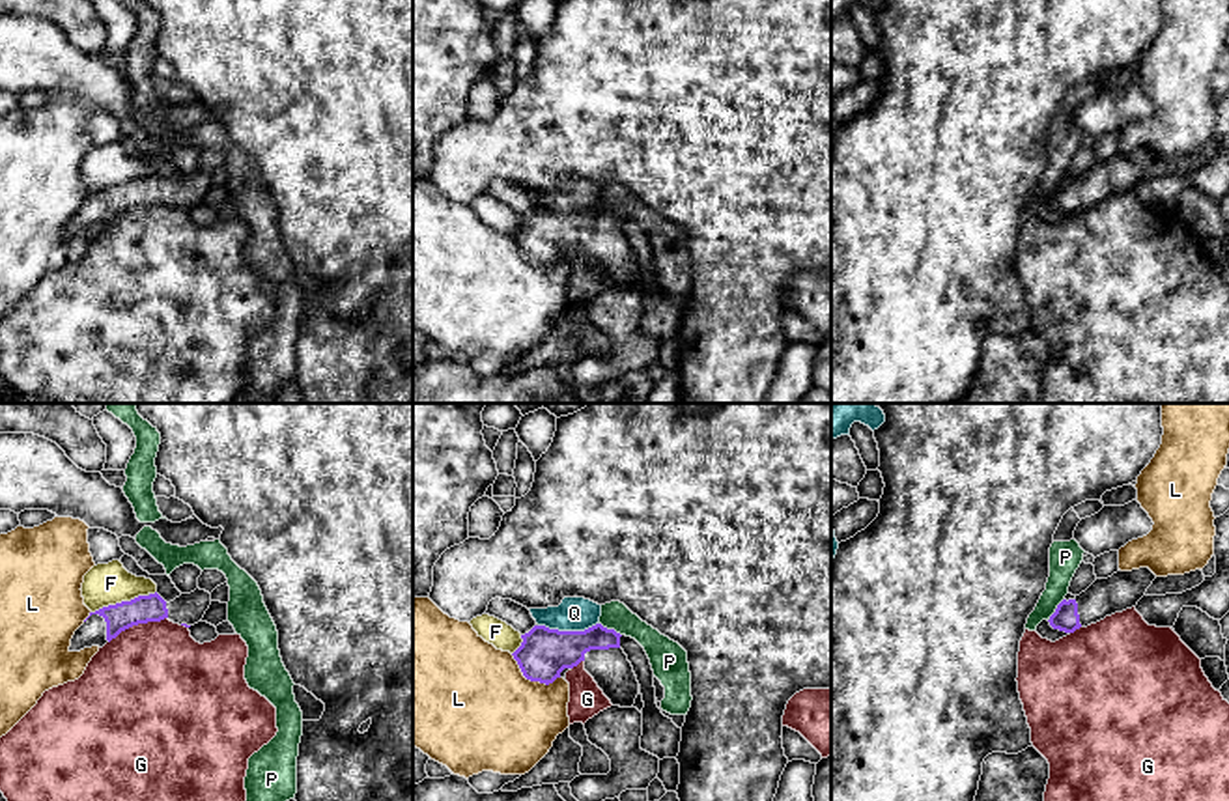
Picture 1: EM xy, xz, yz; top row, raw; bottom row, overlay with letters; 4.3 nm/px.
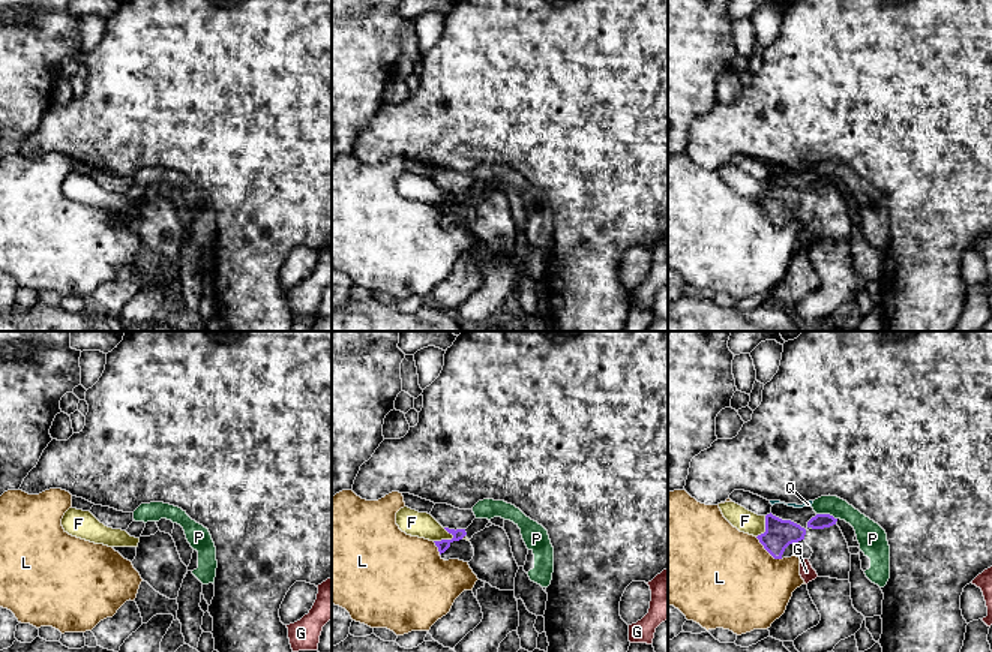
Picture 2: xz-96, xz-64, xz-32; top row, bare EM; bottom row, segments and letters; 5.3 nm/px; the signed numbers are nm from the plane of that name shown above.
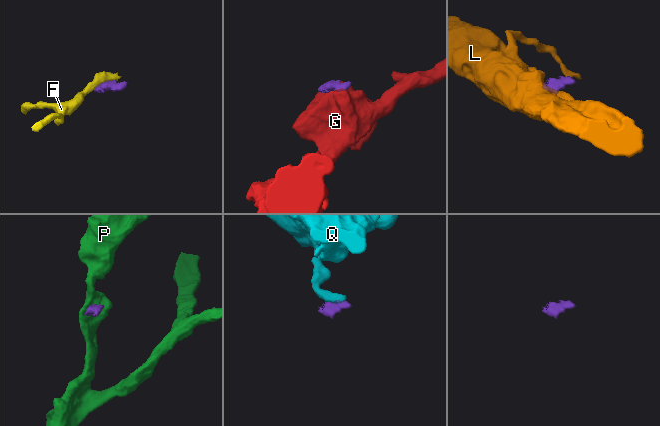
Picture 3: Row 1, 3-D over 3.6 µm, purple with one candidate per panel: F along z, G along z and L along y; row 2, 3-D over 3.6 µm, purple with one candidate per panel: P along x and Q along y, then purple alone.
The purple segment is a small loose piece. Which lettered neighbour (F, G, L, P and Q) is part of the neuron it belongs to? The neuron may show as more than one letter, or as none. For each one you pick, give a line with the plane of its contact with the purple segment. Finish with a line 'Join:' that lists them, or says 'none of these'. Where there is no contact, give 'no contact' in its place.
Join: none of these

